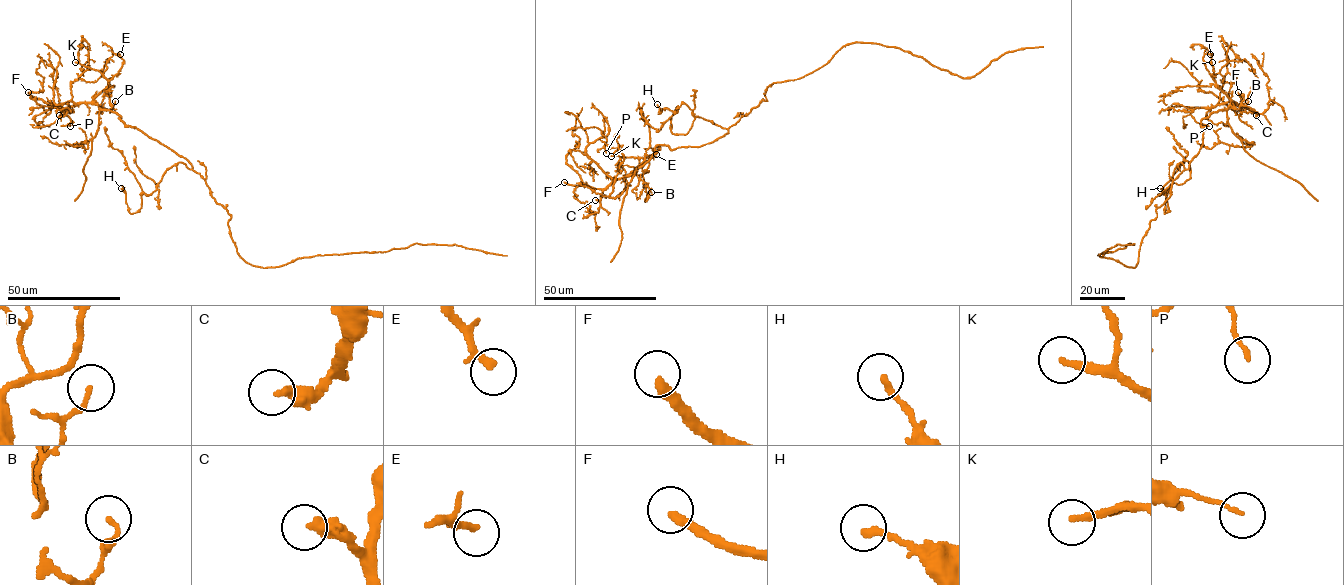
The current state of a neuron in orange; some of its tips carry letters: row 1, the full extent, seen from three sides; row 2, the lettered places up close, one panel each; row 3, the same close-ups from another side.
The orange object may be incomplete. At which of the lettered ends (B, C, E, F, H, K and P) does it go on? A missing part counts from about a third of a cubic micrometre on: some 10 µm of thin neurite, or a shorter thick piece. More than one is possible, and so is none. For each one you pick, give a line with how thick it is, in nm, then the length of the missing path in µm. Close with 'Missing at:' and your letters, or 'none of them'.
E: calibre 240 nm; missing 20 µm
F: calibre 320 nm; missing 45 µm
K: calibre 220 nm; missing 30 µm
Missing at: E, F, K

